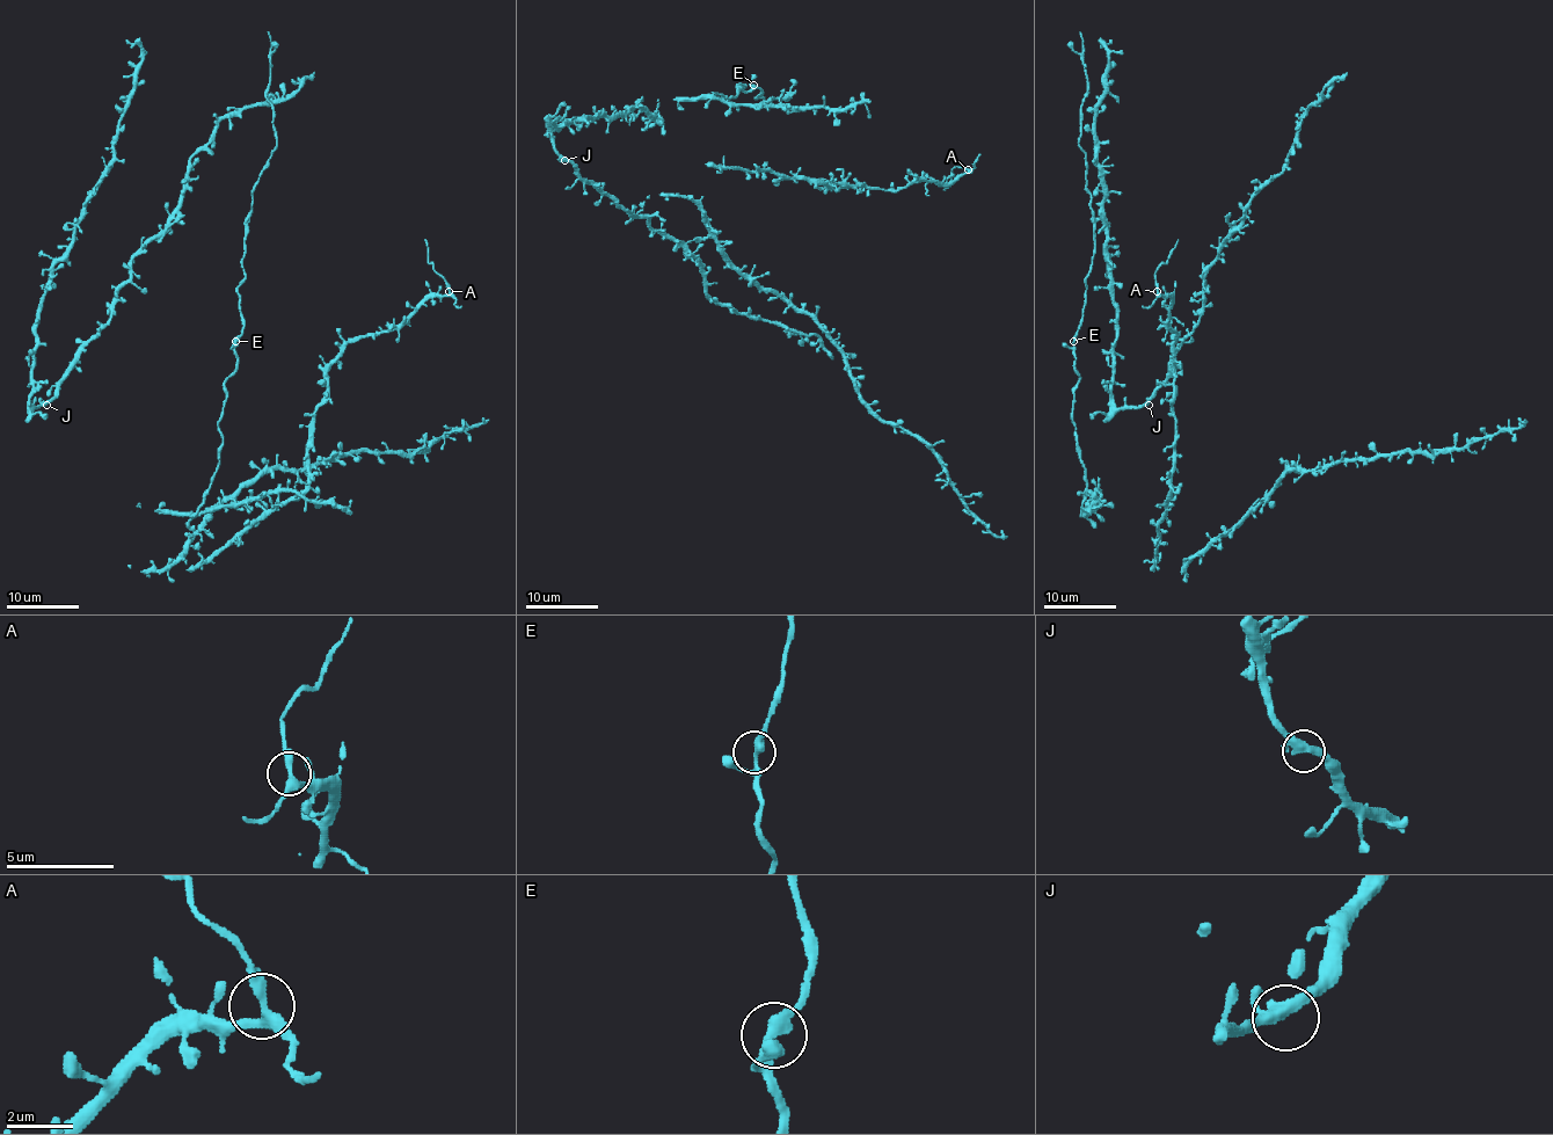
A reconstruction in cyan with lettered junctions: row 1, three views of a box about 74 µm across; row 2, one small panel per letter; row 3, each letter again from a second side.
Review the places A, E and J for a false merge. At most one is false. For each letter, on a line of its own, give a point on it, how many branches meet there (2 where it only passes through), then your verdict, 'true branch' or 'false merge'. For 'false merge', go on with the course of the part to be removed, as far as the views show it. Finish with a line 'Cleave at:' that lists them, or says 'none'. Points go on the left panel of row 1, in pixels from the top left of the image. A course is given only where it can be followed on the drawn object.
A: place (449, 291); branches 3; false merge; course (450, 291), (450, 284), (428, 261), (424, 239)
E: place (235, 341); branches 3; true branch
J: place (46, 405); branches 3; true branch
Cleave at: A

